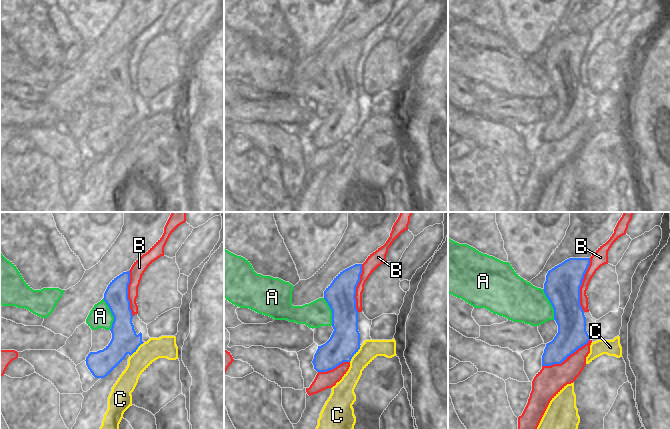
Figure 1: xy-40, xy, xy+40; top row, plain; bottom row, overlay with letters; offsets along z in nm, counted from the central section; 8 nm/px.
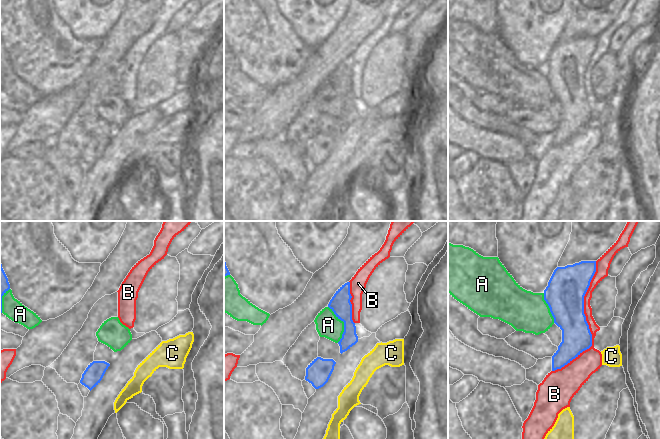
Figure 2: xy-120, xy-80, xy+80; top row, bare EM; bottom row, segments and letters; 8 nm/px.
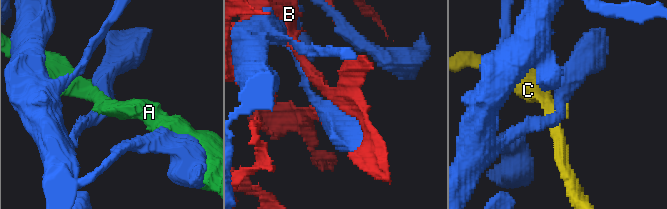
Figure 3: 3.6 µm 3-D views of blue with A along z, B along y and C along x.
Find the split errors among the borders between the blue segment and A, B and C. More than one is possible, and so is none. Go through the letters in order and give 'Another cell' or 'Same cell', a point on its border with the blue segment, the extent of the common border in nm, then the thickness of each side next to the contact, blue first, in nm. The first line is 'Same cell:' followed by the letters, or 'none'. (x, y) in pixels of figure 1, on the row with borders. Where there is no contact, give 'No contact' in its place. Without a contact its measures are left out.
Same cell: none
A: Another cell. Touches blue at xy-40 (112, 314). Shared border 260 nm. Thickness 220 nm (blue) against 180 nm
B: Another cell. Touches blue at xy+40 (581, 284). Shared border 440 nm. Thickness 280 nm (blue) against 120 nm
C: Another cell. Touches blue at xy (355, 353). Shared border 170 nm. Thickness 240 nm (blue) against 160 nm

